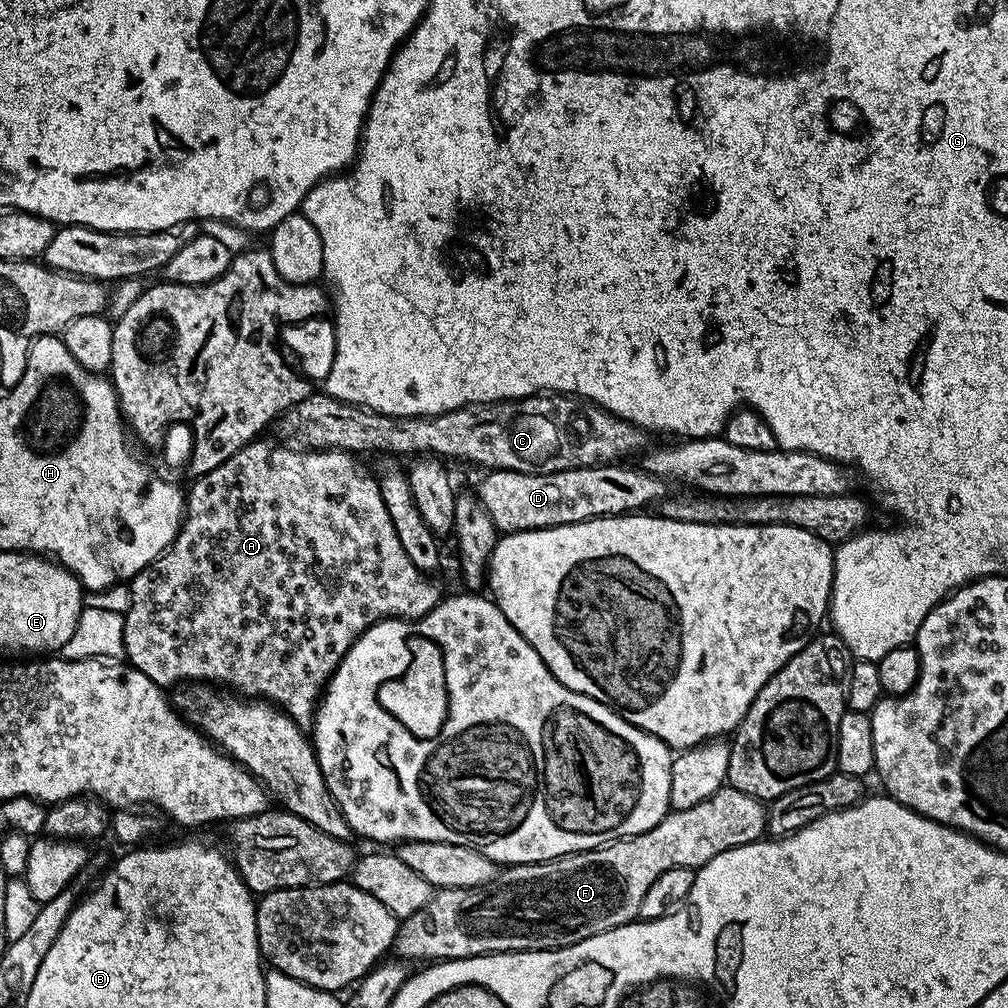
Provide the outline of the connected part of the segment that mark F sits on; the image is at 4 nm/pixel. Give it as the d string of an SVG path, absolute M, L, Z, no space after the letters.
M731 786L719 788L706 802L698 802L690 810L672 810L650 830L637 836L613 840L589 852L571 852L537 864L514 864L505 867L486 886L473 888L441 888L422 910L403 917L396 929L394 952L404 962L439 962L461 960L471 956L490 956L494 952L543 952L549 948L565 948L582 942L594 934L631 924L640 915L640 903L654 883L654 878L671 868L700 869L731 848L754 844L765 835L768 808L765 801Z

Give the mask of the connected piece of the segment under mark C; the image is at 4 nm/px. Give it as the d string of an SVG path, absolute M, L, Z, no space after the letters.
M316 390L311 396L302 398L302 402L286 409L283 416L275 421L275 428L276 436L280 439L277 441L285 448L335 450L353 454L393 452L396 456L407 458L417 454L431 454L436 458L450 456L454 460L481 464L484 470L501 468L522 474L554 474L571 468L595 468L601 464L623 461L623 456L632 456L640 451L643 453L649 447L649 433L645 429L571 394L537 394L523 396L520 400L498 400L495 404L455 408L437 416L391 416L339 400L323 390Z

